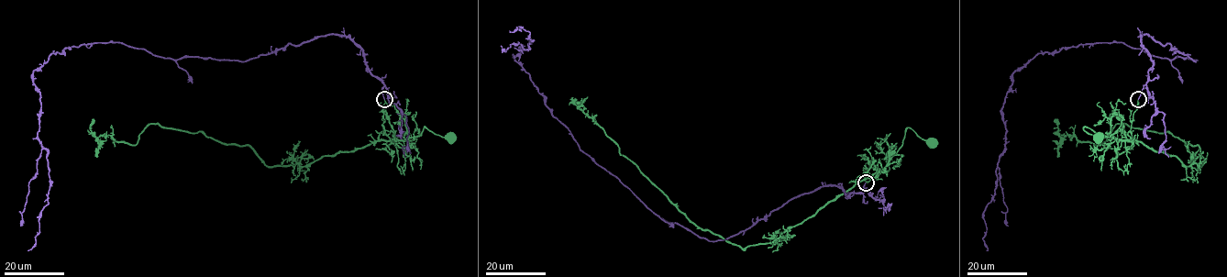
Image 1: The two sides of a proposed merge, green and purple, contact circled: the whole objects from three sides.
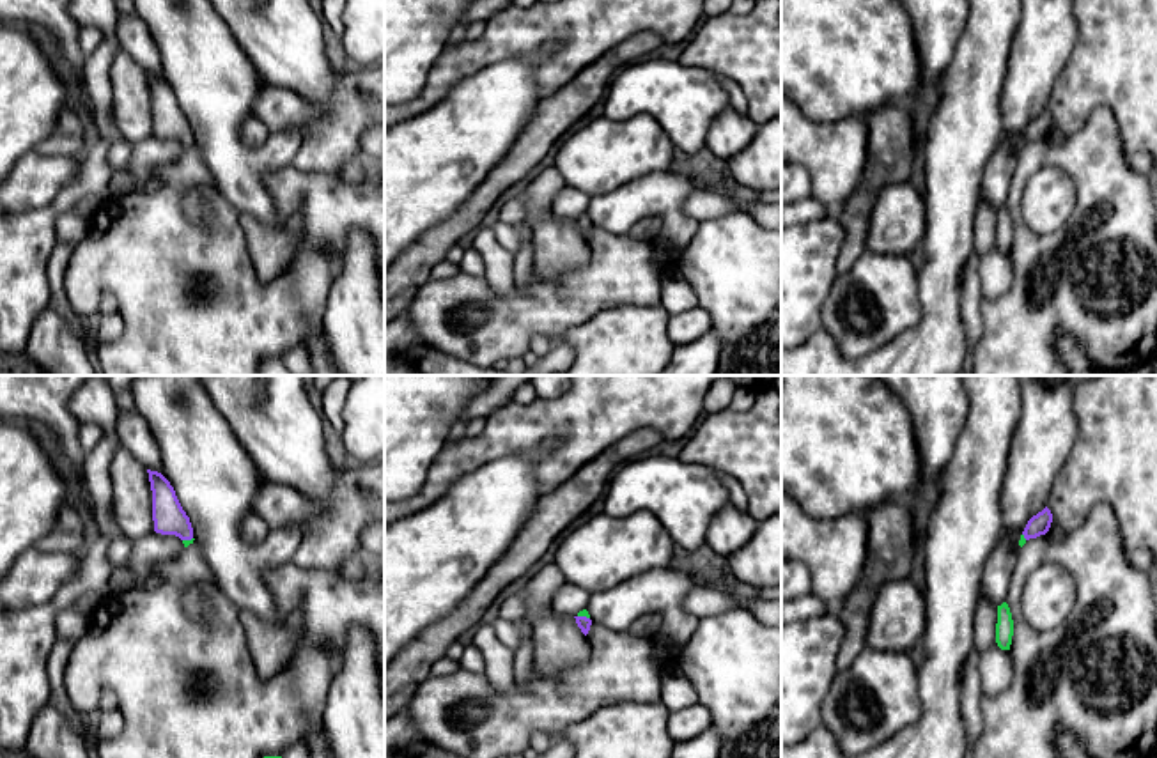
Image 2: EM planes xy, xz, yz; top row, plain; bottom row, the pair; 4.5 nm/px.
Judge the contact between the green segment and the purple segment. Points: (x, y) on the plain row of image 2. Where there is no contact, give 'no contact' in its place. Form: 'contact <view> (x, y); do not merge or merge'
contact xz (583, 218); do not merge

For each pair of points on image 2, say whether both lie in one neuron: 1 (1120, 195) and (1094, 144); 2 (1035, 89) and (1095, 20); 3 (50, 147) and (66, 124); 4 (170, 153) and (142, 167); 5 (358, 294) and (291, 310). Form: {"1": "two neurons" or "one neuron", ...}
{"1": "one neuron", "2": "two neurons", "3": "one neuron", "4": "one neuron", "5": "two neurons"}

